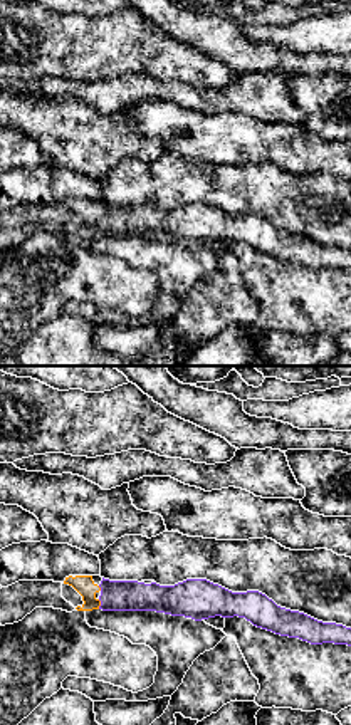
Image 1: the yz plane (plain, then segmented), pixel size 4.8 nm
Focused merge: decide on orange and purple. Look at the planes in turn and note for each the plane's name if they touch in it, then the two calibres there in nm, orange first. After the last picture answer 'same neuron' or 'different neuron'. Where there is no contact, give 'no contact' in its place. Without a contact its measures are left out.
yz | 90/140 nm

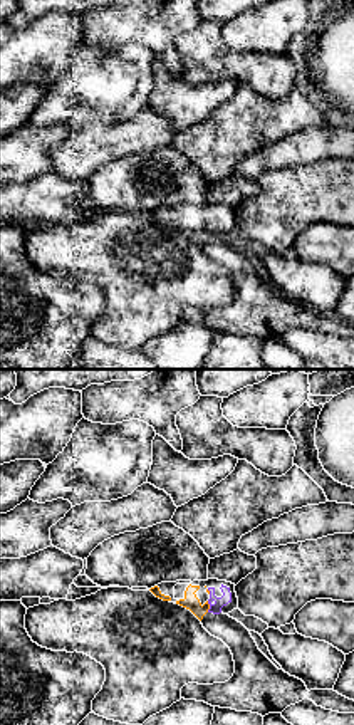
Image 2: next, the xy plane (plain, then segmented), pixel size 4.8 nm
xy | 70/50 nm

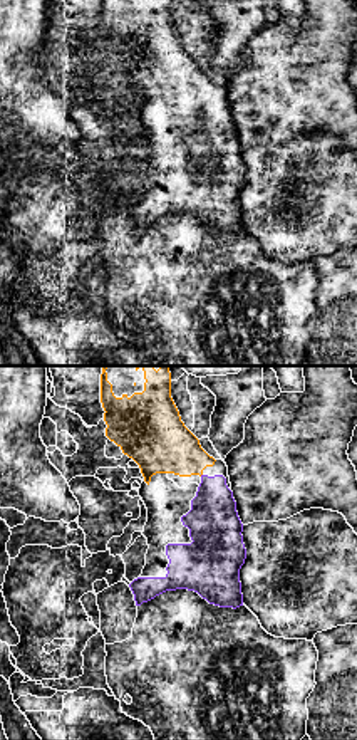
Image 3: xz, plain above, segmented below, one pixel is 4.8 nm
no contact

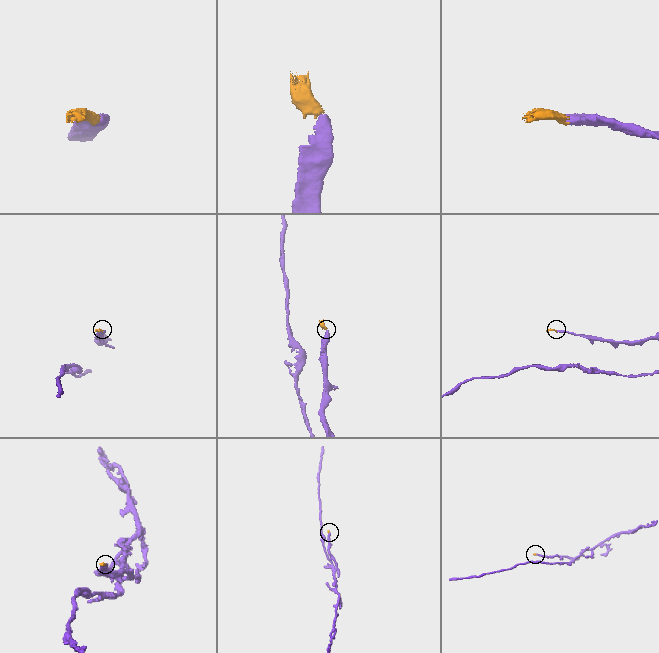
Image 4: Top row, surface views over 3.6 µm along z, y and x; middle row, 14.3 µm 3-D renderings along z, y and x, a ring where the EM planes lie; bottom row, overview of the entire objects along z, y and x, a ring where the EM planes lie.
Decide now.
same neuron

